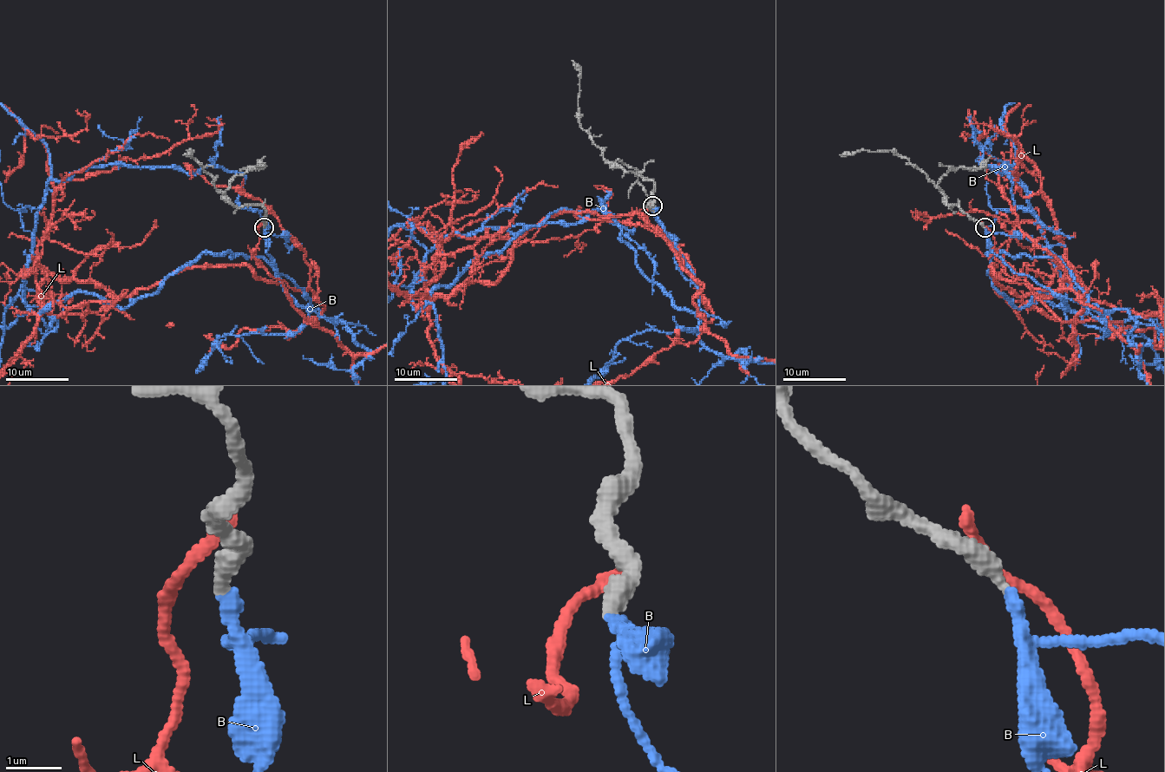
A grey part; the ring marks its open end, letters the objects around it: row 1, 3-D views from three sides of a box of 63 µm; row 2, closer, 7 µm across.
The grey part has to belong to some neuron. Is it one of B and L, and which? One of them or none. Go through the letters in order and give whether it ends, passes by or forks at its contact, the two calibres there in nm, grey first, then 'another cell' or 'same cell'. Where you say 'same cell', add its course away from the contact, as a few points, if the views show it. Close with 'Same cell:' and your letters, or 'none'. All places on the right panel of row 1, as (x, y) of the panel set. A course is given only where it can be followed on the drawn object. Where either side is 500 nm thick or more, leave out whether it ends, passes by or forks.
B: it passes by; 320 nm thick on the grey side, 180 nm on the other; same cell; it runs (985, 227), (1090, 306), (1059, 258), (988, 254), (1015, 306), (1086, 311), (1002, 125)
L: it ends there; 440 nm thick on the grey side, 260 nm on the other; another cell
Same cell: B

